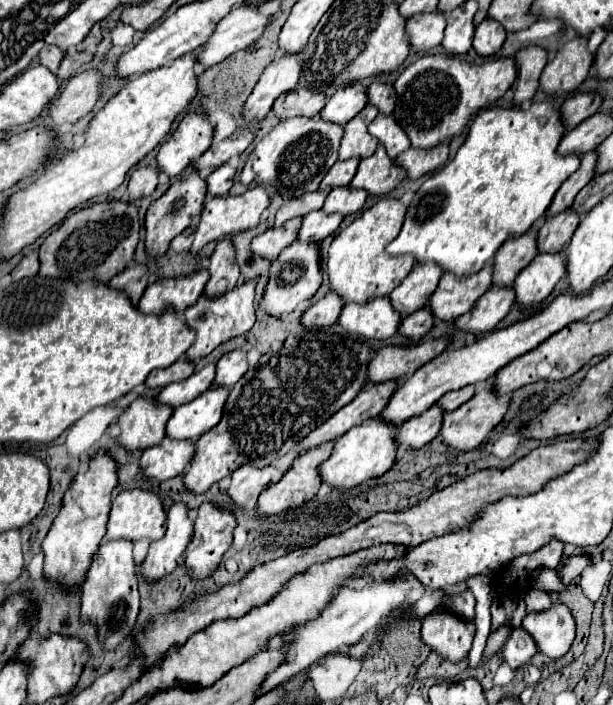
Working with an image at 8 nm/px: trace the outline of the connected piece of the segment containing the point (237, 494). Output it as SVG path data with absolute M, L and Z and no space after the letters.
M240 466L240 468L236 468L236 472L232 472L232 480L230 480L230 486L226 488L226 492L238 508L254 510L256 500L262 494L262 490L276 484L280 478L282 478L282 472L276 470L274 466L268 466L264 470Z

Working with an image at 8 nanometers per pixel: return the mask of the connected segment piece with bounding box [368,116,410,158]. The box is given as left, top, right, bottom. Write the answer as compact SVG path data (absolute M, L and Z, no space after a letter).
M376 116L376 120L368 126L368 132L380 146L386 148L390 158L396 158L410 148L408 136L404 136L404 130L392 120L392 116Z

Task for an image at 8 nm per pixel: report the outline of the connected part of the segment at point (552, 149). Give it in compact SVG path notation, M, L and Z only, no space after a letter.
M536 102L528 108L480 110L470 126L466 142L460 146L454 160L432 174L414 194L402 232L386 246L386 252L392 256L412 254L418 264L434 262L444 272L450 272L458 278L480 272L508 238L522 236L538 218L544 216L556 190L572 172L576 172L580 158L556 154L556 146L562 136L564 126L560 122L560 110L550 102Z

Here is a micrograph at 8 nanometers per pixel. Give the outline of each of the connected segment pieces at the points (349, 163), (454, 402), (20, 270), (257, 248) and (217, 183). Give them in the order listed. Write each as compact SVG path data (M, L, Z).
M360 158L336 162L336 164L330 168L330 172L324 176L324 180L320 182L320 190L326 190L326 188L338 188L338 186L342 186L342 188L348 186L350 180L352 180L354 174L356 174L358 162L360 162Z
M464 386L460 390L452 390L448 394L444 394L436 404L442 408L442 410L456 410L458 406L462 406L466 400L470 400L476 392L476 386Z
M36 252L28 254L26 258L22 258L20 264L10 272L12 282L20 282L20 280L32 278L32 276L36 276L36 274L38 274L38 254L36 254Z
M296 218L296 220L288 220L288 224L280 226L280 228L270 228L266 230L264 234L256 236L250 244L252 252L264 260L274 260L278 258L278 254L290 246L294 240L296 240L296 232L300 230L300 220L302 218Z
M224 164L220 166L218 170L214 170L208 178L206 178L206 198L218 198L218 196L224 196L228 194L232 182L234 182L234 174L236 174L236 168L232 164Z

